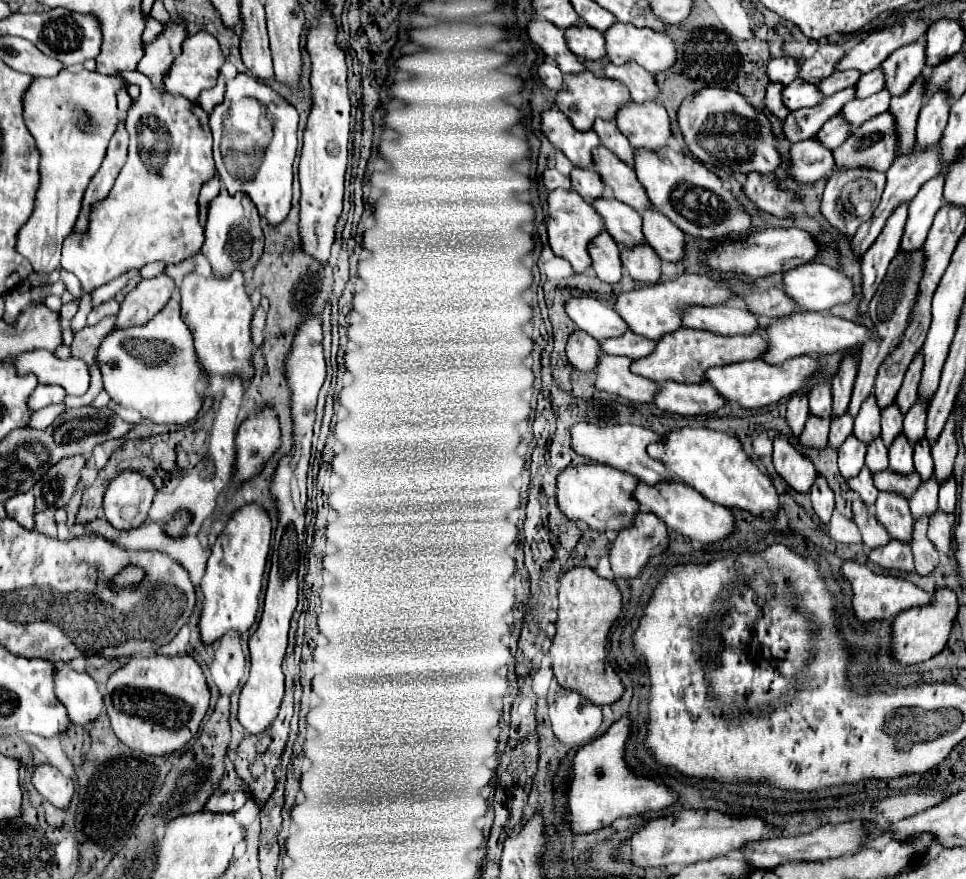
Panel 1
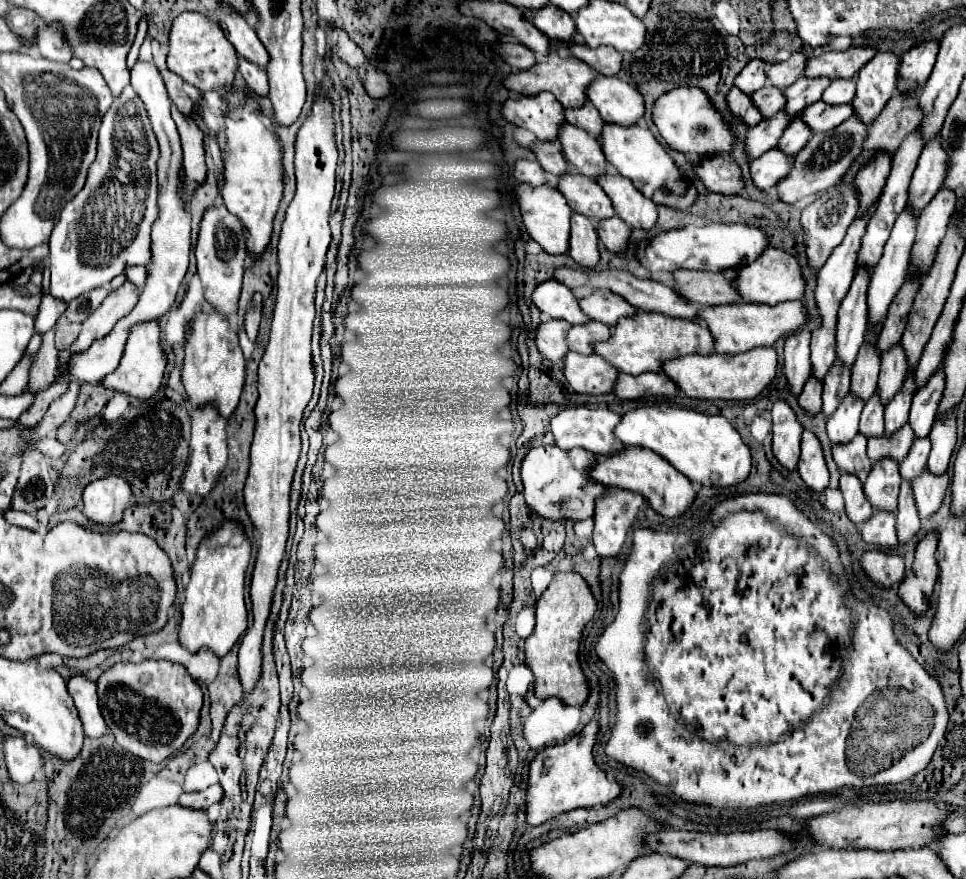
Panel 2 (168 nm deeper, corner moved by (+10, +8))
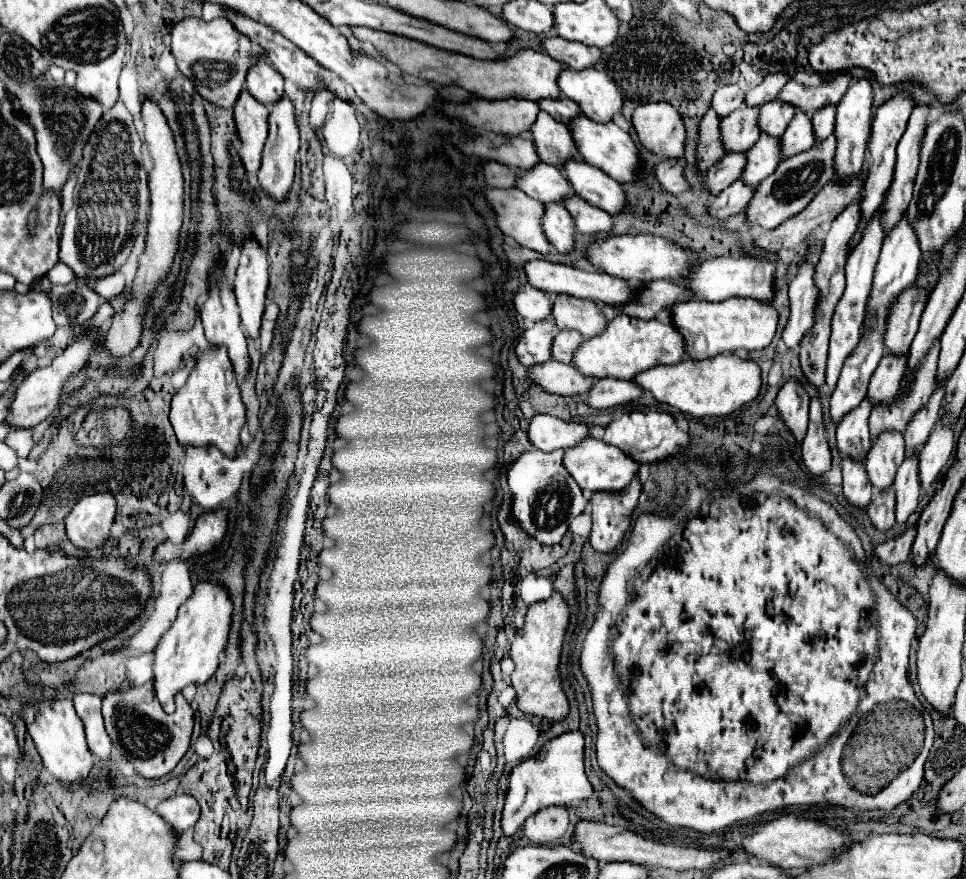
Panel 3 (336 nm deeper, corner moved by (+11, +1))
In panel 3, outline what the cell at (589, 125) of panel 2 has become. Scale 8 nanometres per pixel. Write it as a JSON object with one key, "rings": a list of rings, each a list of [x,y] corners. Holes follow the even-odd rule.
{"rings":[[[545,98],[545,100],[539,100],[539,106],[541,110],[549,112],[555,120],[563,122],[563,124],[569,124],[575,116],[579,116],[579,104],[567,100],[567,98],[559,98],[559,100],[551,100],[551,98]]]}

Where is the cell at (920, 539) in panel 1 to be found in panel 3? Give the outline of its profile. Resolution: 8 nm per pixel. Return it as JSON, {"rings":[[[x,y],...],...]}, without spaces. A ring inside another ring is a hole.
{"rings":[[[917,456],[903,460],[895,478],[895,496],[897,496],[897,524],[905,526],[907,518],[917,510],[919,504],[919,474],[917,474]]]}

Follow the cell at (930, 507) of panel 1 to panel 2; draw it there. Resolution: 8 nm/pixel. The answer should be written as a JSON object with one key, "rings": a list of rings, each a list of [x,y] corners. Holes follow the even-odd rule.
{"rings":[[[914,437],[914,443],[912,443],[908,455],[900,463],[900,475],[904,479],[912,481],[912,477],[916,477],[926,467],[928,453],[930,453],[930,439],[928,437]]]}

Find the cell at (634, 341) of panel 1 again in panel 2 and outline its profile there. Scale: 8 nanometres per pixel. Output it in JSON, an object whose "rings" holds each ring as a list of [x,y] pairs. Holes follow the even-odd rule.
{"rings":[[[588,321],[582,325],[572,325],[568,331],[568,349],[580,355],[590,355],[592,341],[604,341],[608,337],[608,325],[600,325],[598,321]]]}

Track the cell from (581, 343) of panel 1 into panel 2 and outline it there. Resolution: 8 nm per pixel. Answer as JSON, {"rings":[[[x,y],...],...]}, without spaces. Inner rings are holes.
{"rings":[[[550,319],[540,323],[534,339],[540,355],[552,363],[560,363],[564,359],[564,353],[568,353],[566,341],[564,341],[564,337],[568,335],[568,329],[570,325],[562,319]]]}

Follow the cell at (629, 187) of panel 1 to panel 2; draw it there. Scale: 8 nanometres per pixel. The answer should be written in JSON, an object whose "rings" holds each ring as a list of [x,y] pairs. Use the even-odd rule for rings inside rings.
{"rings":[[[564,123],[558,131],[556,141],[562,147],[564,159],[586,177],[596,177],[596,173],[606,173],[608,161],[604,161],[604,153],[600,153],[598,141],[586,133],[584,129],[578,129],[570,123]]]}

